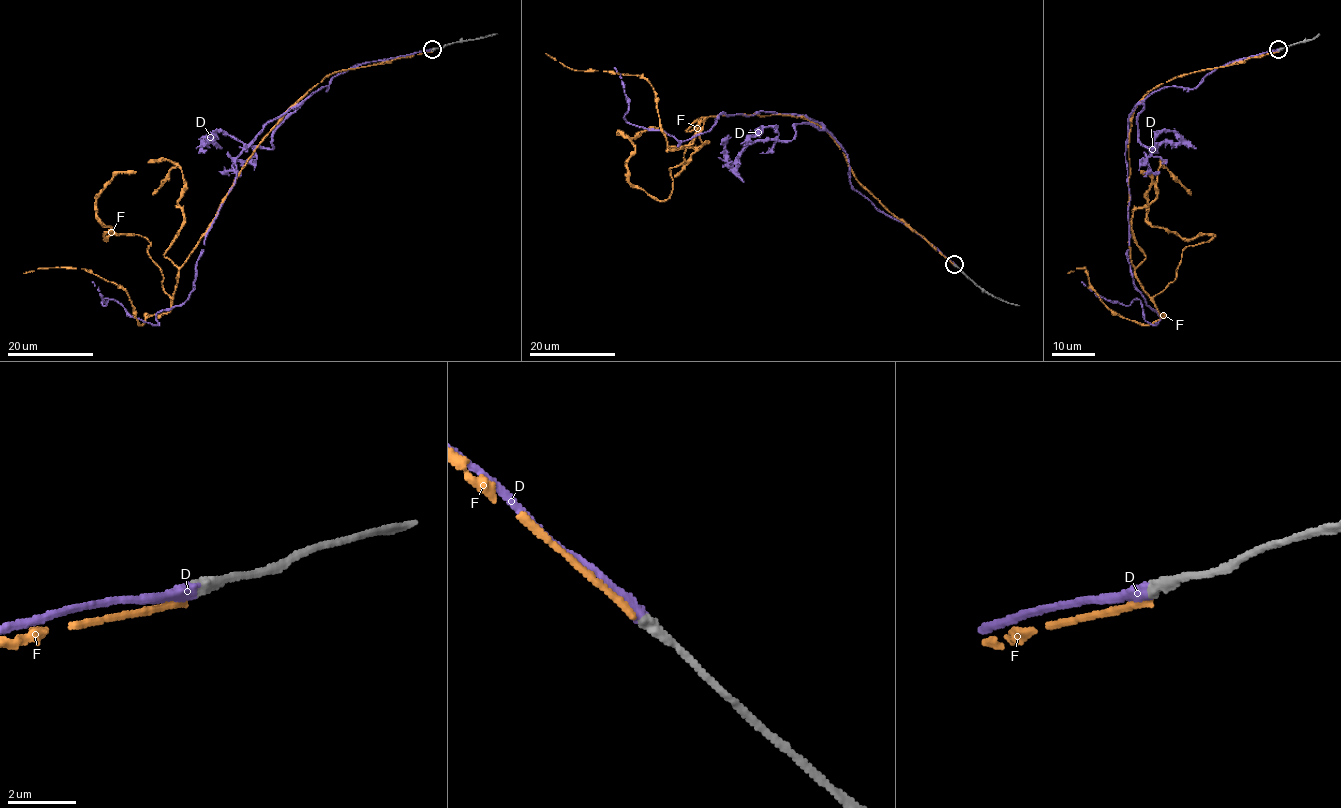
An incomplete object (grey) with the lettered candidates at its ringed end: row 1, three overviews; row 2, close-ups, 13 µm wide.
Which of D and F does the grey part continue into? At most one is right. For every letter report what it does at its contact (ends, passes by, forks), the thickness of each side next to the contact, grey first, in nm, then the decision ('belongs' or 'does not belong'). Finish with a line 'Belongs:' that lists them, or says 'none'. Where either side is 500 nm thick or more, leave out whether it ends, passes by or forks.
D: it ends; calibres 400 and 420 nm; belongs
F: it ends; calibres 340 and 200 nm; does not belong
Belongs: D

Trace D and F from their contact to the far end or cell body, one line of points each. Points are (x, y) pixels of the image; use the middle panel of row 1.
D: (955, 264), (856, 192), (848, 154), (818, 122), (720, 113), (678, 145), (625, 119), (628, 97), (614, 67)
F: (954, 264), (811, 121), (710, 115), (656, 200), (629, 181), (634, 145), (618, 134), (658, 127)

